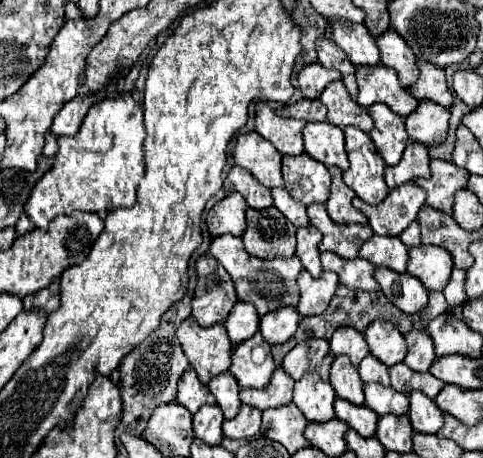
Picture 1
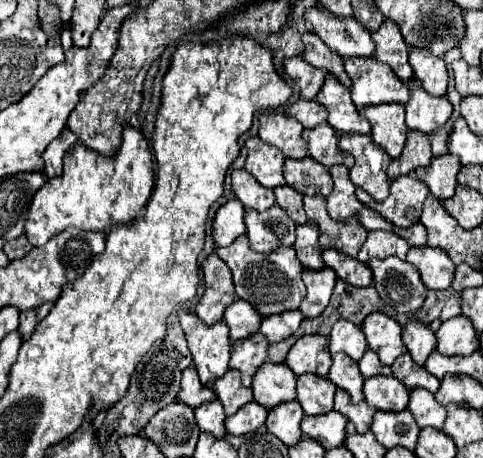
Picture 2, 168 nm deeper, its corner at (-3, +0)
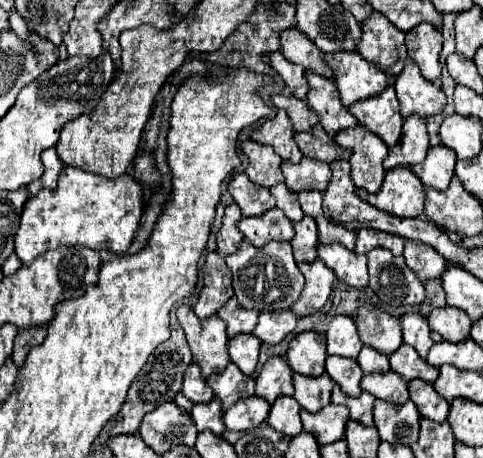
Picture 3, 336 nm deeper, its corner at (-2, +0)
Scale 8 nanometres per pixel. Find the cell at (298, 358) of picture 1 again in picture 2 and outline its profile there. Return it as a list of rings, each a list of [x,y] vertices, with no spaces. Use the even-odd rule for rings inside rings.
[[[314,334],[302,336],[290,348],[286,364],[294,374],[316,374],[320,378],[328,378],[328,370],[332,366],[332,354],[328,350],[328,338]]]

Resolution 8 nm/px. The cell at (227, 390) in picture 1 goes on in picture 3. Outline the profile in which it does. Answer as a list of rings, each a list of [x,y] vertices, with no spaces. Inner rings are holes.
[[[233,362],[219,374],[207,380],[209,388],[223,402],[223,410],[229,410],[237,400],[249,398],[255,394],[255,380],[243,374]]]

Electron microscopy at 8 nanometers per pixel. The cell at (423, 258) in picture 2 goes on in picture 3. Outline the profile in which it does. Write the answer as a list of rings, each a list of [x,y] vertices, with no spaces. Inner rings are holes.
[[[415,240],[405,242],[403,258],[407,266],[419,276],[421,282],[441,278],[441,274],[447,270],[447,260],[433,248]]]

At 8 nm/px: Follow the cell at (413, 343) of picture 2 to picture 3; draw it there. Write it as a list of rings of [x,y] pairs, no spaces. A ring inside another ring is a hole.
[[[407,312],[401,316],[401,328],[403,328],[403,342],[413,346],[421,358],[427,358],[427,352],[433,346],[427,318],[421,316],[419,312]]]

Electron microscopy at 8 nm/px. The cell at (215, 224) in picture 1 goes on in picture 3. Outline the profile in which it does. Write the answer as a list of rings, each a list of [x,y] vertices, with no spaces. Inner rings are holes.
[[[237,204],[227,206],[225,216],[223,216],[223,226],[221,226],[219,234],[217,234],[217,252],[223,254],[223,256],[229,256],[235,250],[239,250],[239,244],[243,240],[243,234],[237,228],[239,218],[241,218],[239,206]]]

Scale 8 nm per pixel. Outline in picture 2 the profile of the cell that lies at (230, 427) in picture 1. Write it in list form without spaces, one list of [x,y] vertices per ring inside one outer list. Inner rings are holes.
[[[248,402],[240,408],[240,412],[226,418],[226,430],[228,434],[234,434],[234,436],[244,436],[248,432],[254,432],[260,426],[264,426],[266,414],[268,410],[264,406],[256,402]]]

